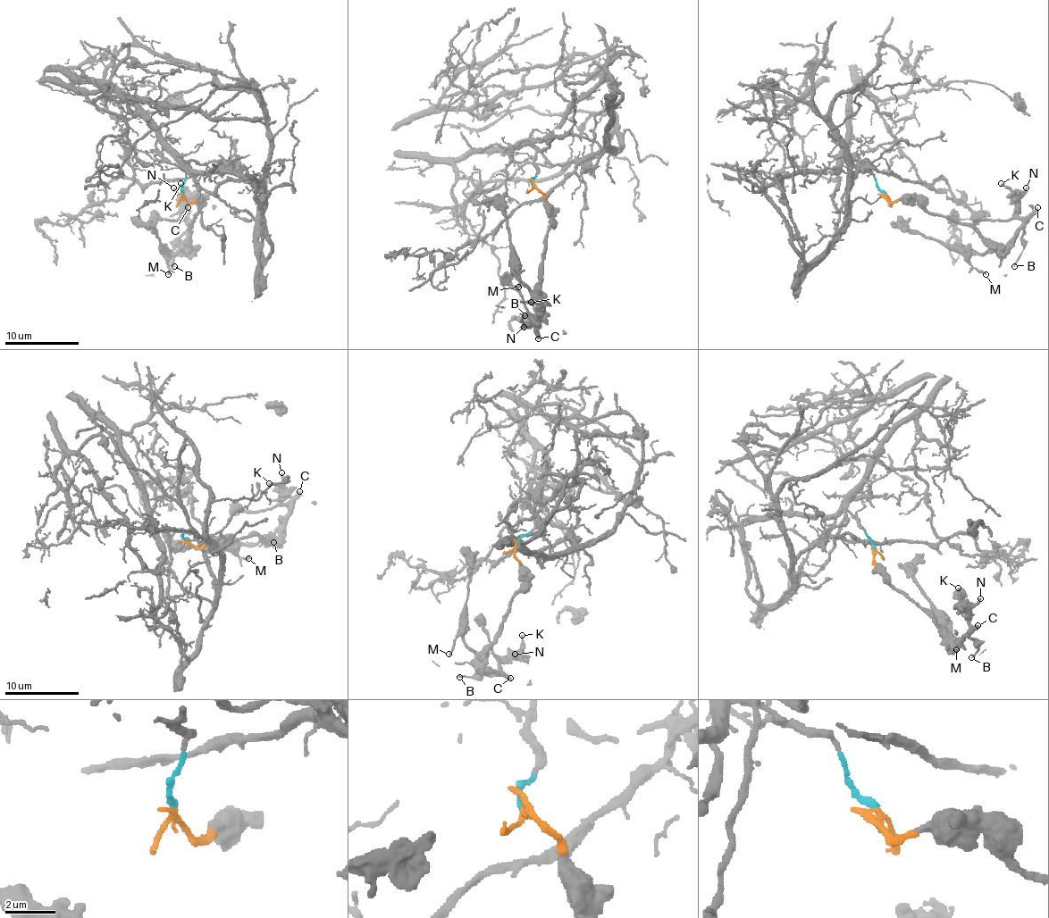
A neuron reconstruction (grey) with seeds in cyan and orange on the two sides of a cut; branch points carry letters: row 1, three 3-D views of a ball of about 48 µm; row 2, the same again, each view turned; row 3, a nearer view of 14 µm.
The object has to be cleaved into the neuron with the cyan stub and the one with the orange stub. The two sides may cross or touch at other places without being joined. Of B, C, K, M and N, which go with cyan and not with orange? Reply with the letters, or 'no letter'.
no letter

